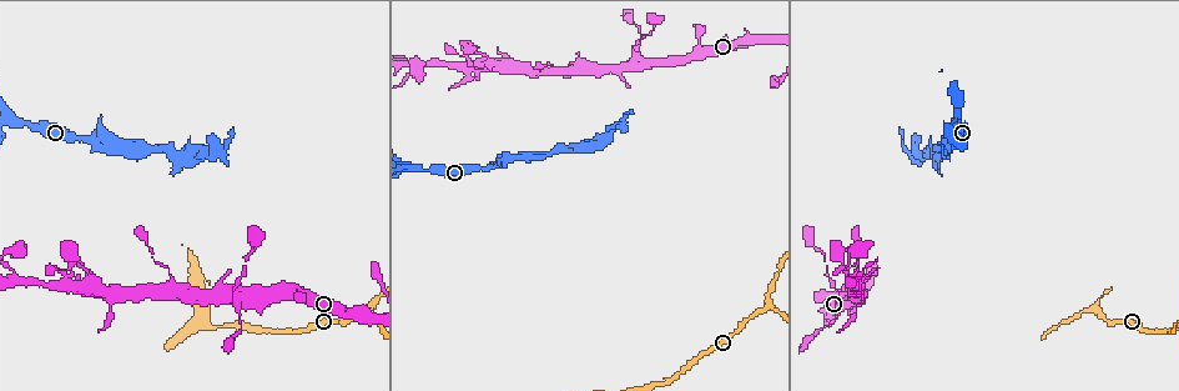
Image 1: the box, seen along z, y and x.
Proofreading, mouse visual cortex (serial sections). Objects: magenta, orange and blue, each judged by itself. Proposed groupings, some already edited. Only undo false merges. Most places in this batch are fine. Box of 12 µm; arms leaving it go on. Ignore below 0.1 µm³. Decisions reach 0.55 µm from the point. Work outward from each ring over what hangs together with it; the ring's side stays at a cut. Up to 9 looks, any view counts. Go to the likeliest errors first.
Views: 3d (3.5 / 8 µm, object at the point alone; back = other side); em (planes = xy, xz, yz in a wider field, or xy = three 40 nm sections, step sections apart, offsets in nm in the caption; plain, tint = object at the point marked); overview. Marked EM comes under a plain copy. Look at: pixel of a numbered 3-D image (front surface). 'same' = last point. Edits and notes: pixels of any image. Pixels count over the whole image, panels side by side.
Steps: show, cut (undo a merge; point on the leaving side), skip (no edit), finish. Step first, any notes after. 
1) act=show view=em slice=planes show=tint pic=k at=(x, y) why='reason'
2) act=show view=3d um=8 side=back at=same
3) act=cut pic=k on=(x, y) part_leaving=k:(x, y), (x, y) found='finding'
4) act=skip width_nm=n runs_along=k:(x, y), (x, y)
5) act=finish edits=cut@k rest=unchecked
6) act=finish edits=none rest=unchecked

act=show view=3d um=3.5 pic=1 at=(416, 166)

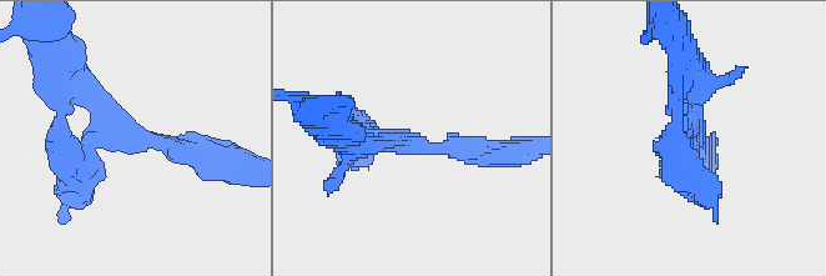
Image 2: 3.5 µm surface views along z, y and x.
act=show view=em slice=xy step=1 show=tint pic=2 at=(130, 136) arms=3 arm_widths_nm=250,250,300 why='shape alone is not enough'

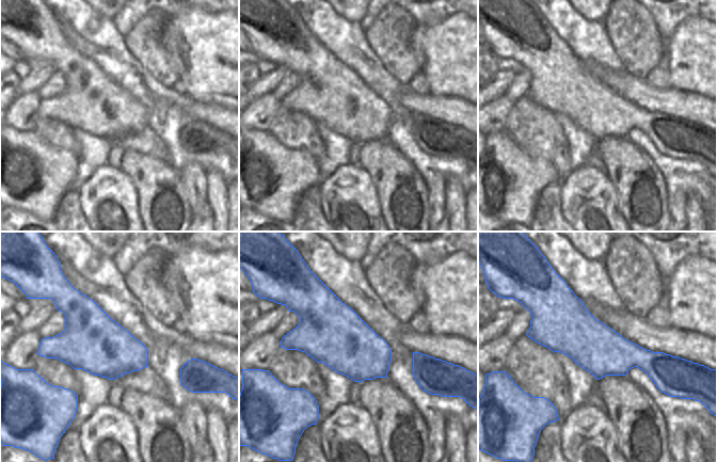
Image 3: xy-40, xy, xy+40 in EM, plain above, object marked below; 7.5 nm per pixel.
act=skip runs_along=2:(206, 160), (130, 134), (72, 176) found='continuous, no second cell'

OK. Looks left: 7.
act=show view=3d um=3.5 pic=1 at=(1095, 310) why='arms part here'

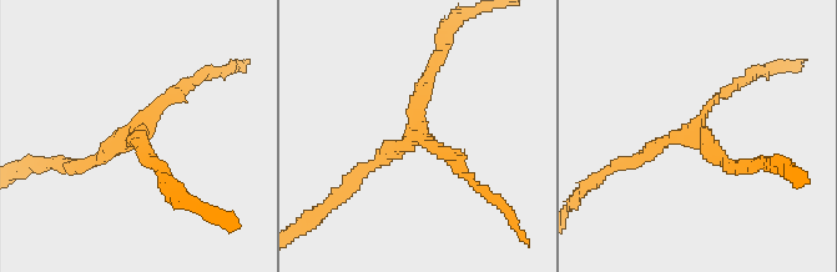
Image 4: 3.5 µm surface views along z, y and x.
act=show view=em slice=xy step=3 show=tint pic=4 at=(416, 134)

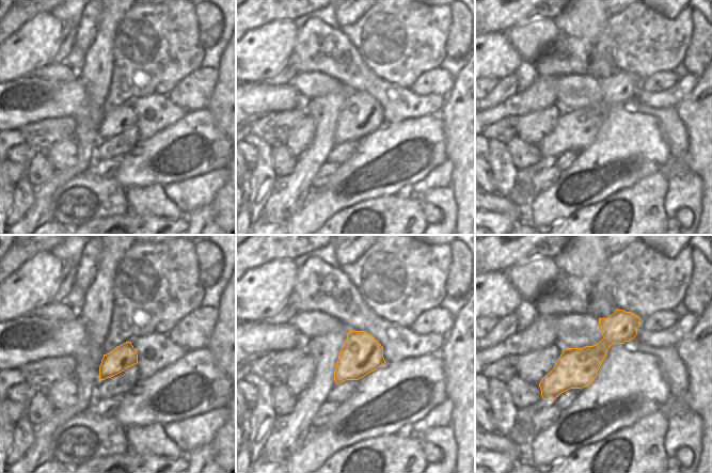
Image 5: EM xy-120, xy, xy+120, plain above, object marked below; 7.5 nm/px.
act=skip arm_widths_nm=100,200,200 runs_along=4:(353, 176), (418, 131), (433, 68) found='all the same cell'

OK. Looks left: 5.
act=show view=3d um=3.5 pic=1 at=(637, 62)

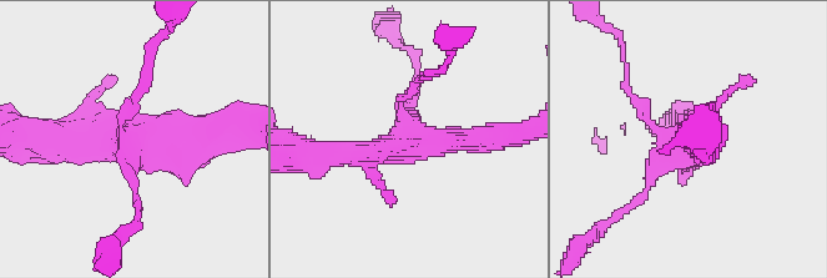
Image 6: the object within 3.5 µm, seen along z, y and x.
act=show view=em slice=xy step=1 show=tint pic=6 at=(130, 139)

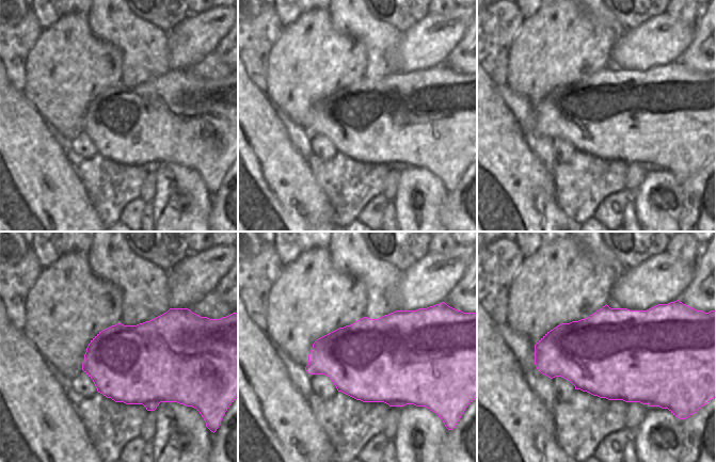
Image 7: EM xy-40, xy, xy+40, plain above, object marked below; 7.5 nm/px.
act=skip runs_along=6:(494, 136), (326, 152) found='all the same cell'

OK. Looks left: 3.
act=show view=3d um=3.5 pic=1 at=(18, 279) why='two arms in line, one across'

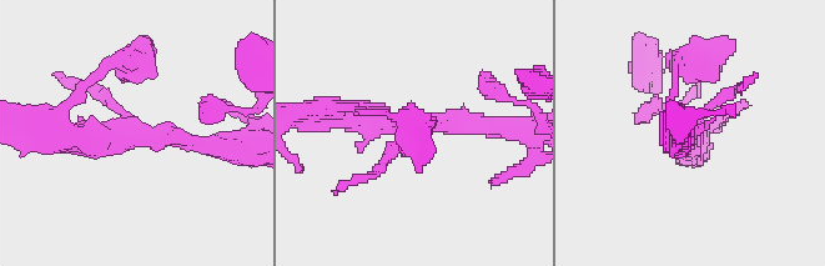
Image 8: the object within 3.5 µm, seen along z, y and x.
act=show view=em slice=planes show=tint pic=8 at=(138, 136) arms=3 arm_widths_nm=150,150,250 why='need the tissue'

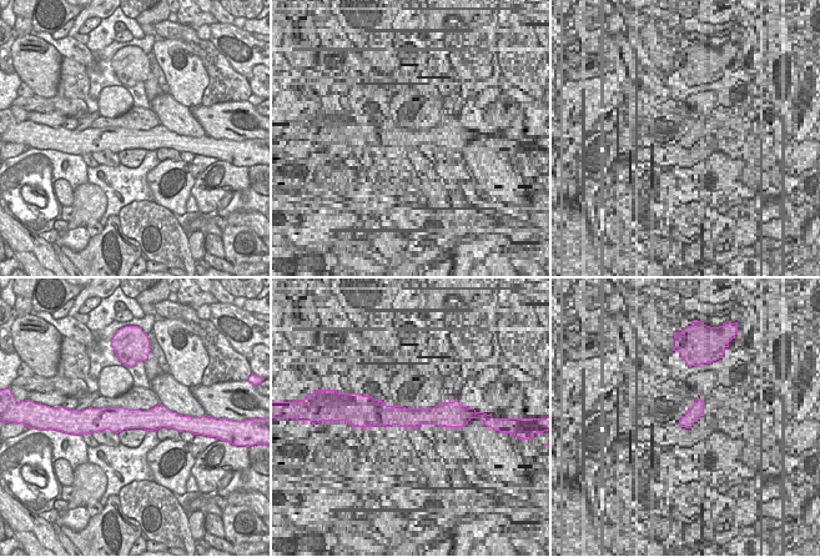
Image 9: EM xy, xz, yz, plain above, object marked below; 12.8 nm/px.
act=show view=em slice=xy step=3 show=tint at=same why='another direction'

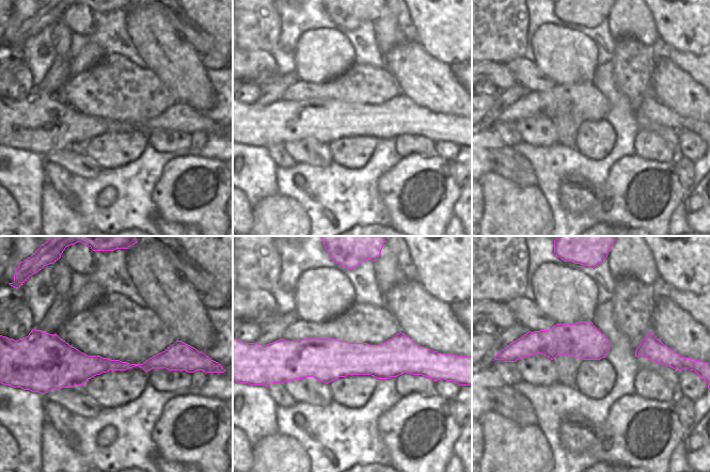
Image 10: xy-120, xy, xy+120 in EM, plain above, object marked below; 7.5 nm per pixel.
act=skip runs_along=10:(282, 347), (297, 358), (423, 364) found='continuous, no second cell'

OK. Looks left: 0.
act=finish edits=none rest=unchecked

